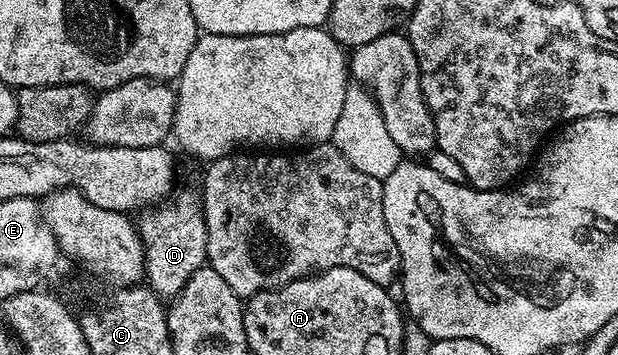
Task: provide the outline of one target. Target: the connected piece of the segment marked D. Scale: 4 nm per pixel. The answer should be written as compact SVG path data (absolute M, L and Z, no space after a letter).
M180 192L161 204L145 209L136 220L144 249L145 283L166 302L180 295L192 274L207 263L206 217L202 214L199 193Z

